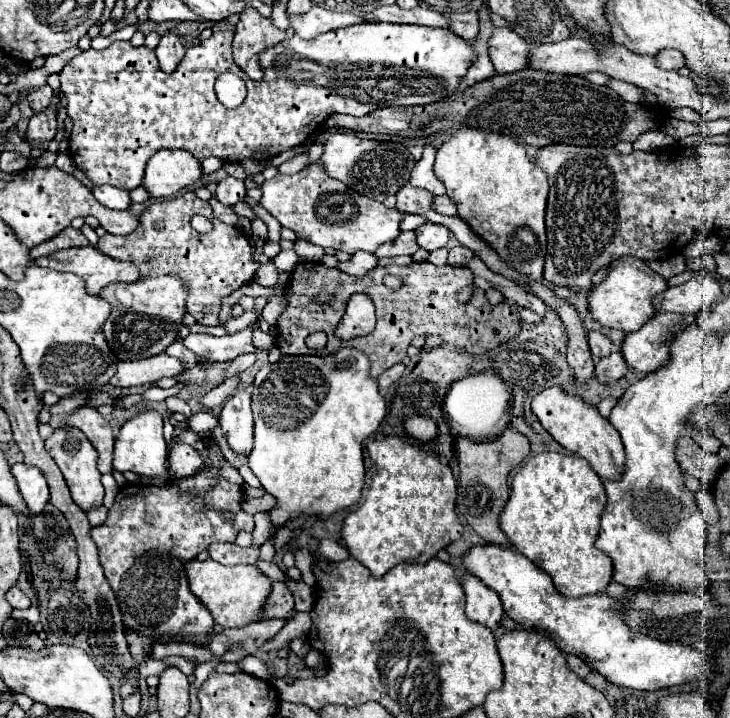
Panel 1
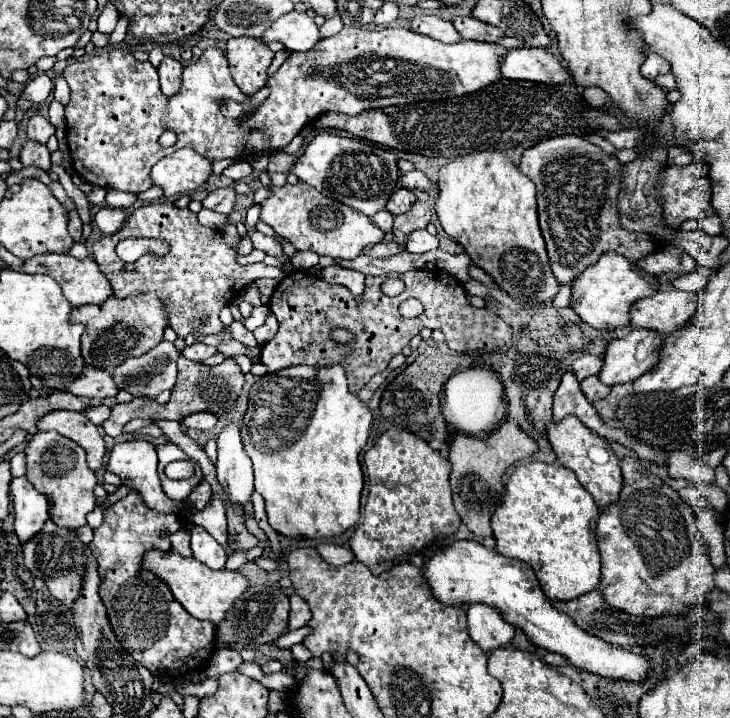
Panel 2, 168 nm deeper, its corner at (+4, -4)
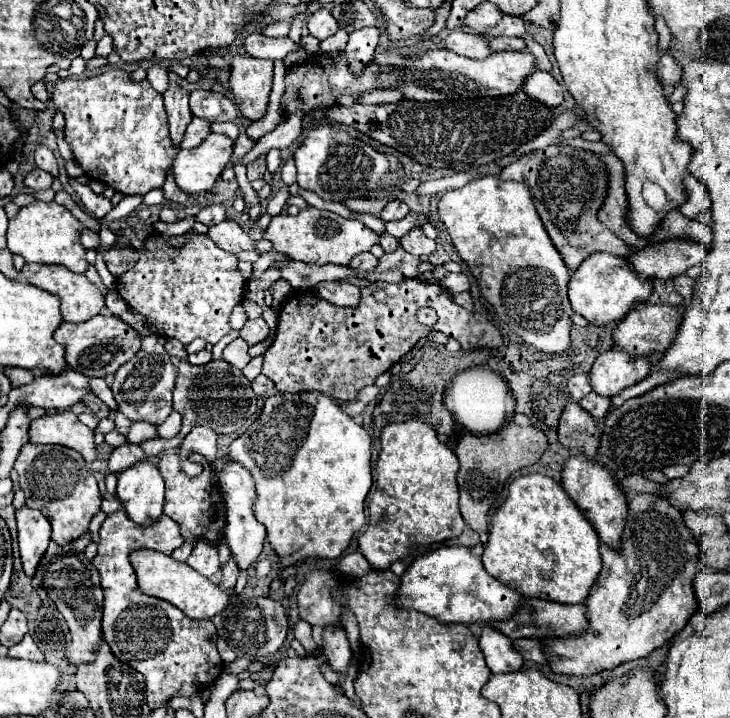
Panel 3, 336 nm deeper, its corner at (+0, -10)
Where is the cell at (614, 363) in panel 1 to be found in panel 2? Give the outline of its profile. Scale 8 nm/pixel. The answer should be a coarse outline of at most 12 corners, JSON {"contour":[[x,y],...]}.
{"contour":[[598,373],[580,383],[590,401],[604,399],[610,387]]}

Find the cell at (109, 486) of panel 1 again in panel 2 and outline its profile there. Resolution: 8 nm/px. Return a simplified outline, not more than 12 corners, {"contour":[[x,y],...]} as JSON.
{"contour":[[114,445],[106,471],[136,489],[150,509],[180,513],[162,491],[156,447]]}

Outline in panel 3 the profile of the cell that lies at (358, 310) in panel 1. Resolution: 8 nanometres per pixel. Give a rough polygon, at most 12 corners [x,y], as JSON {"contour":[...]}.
{"contour":[[324,281],[314,293],[340,307],[356,307],[360,289],[350,283]]}

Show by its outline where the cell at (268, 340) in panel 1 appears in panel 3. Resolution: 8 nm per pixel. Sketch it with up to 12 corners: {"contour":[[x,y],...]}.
{"contour":[[236,339],[222,351],[222,359],[238,369],[250,363],[248,343]]}

